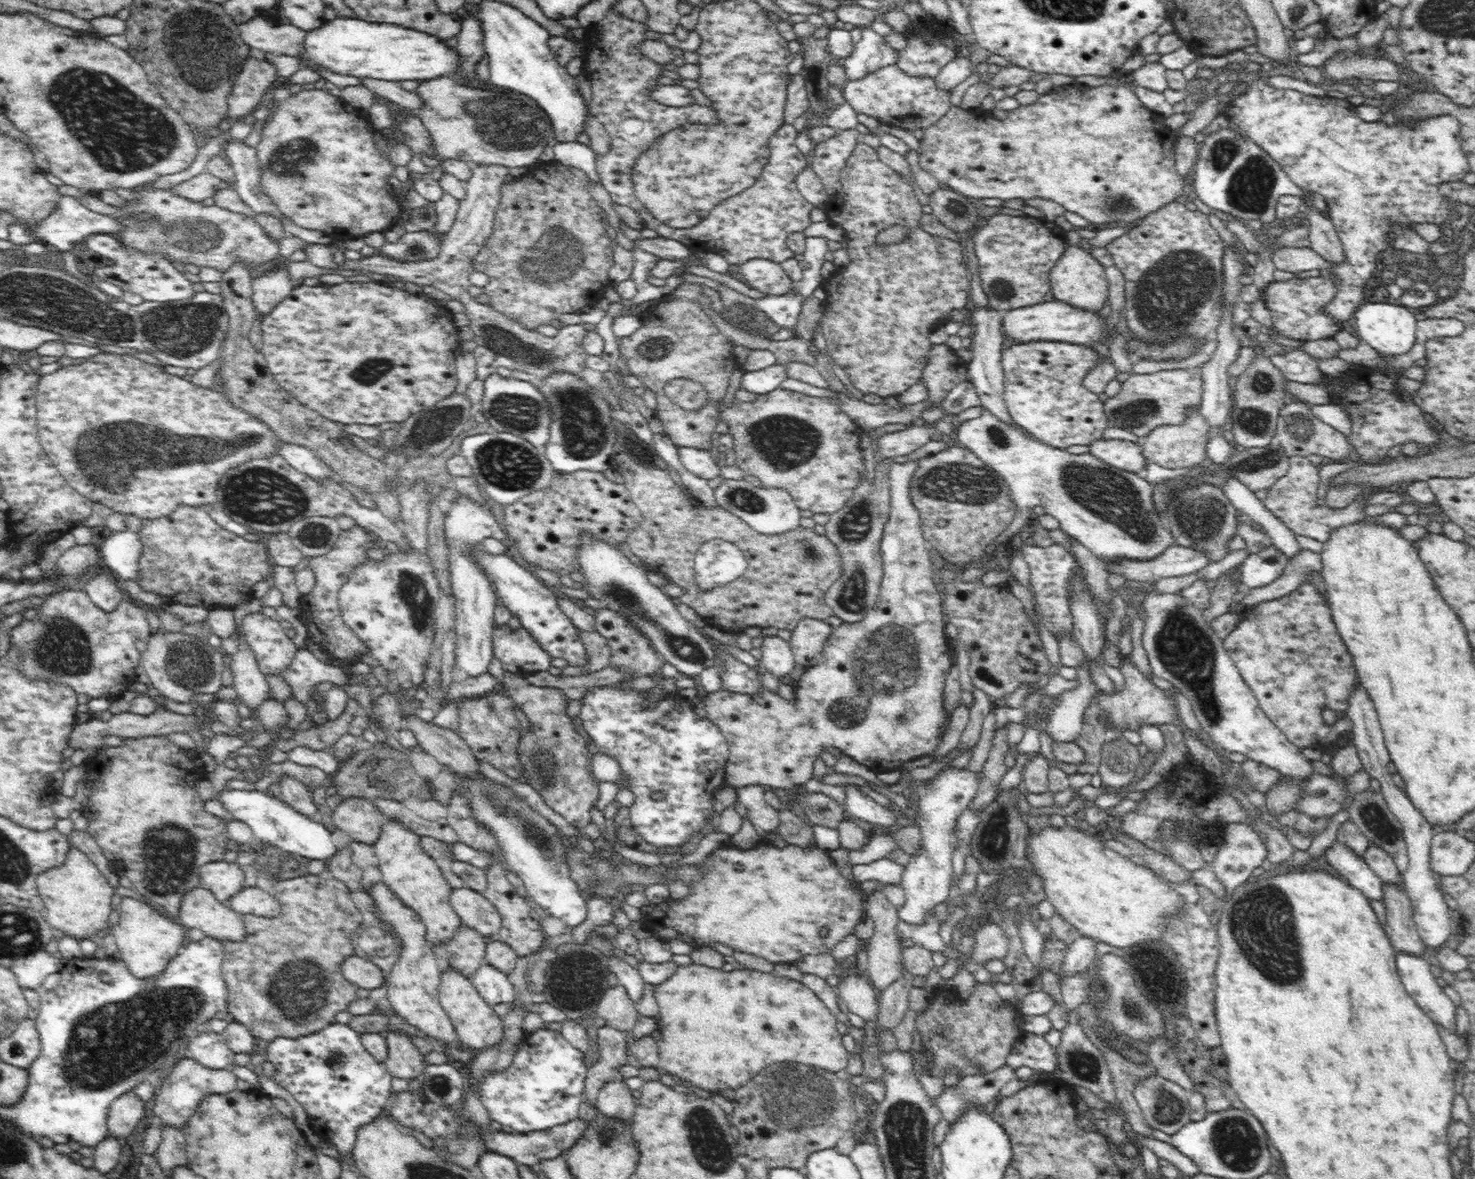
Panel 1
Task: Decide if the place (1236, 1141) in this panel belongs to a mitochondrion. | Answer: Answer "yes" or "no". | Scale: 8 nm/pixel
yes

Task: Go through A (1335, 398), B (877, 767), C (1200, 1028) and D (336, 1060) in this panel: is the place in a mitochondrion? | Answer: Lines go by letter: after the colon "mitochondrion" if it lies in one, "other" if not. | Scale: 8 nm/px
A: other
B: other
C: other
D: mitochondrion

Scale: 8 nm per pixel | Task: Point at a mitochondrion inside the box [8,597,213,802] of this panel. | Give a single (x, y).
(60, 648)

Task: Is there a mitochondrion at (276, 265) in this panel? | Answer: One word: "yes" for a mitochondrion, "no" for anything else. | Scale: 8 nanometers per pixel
no

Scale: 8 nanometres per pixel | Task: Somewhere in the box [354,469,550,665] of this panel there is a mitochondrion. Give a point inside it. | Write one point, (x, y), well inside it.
(413, 592)

